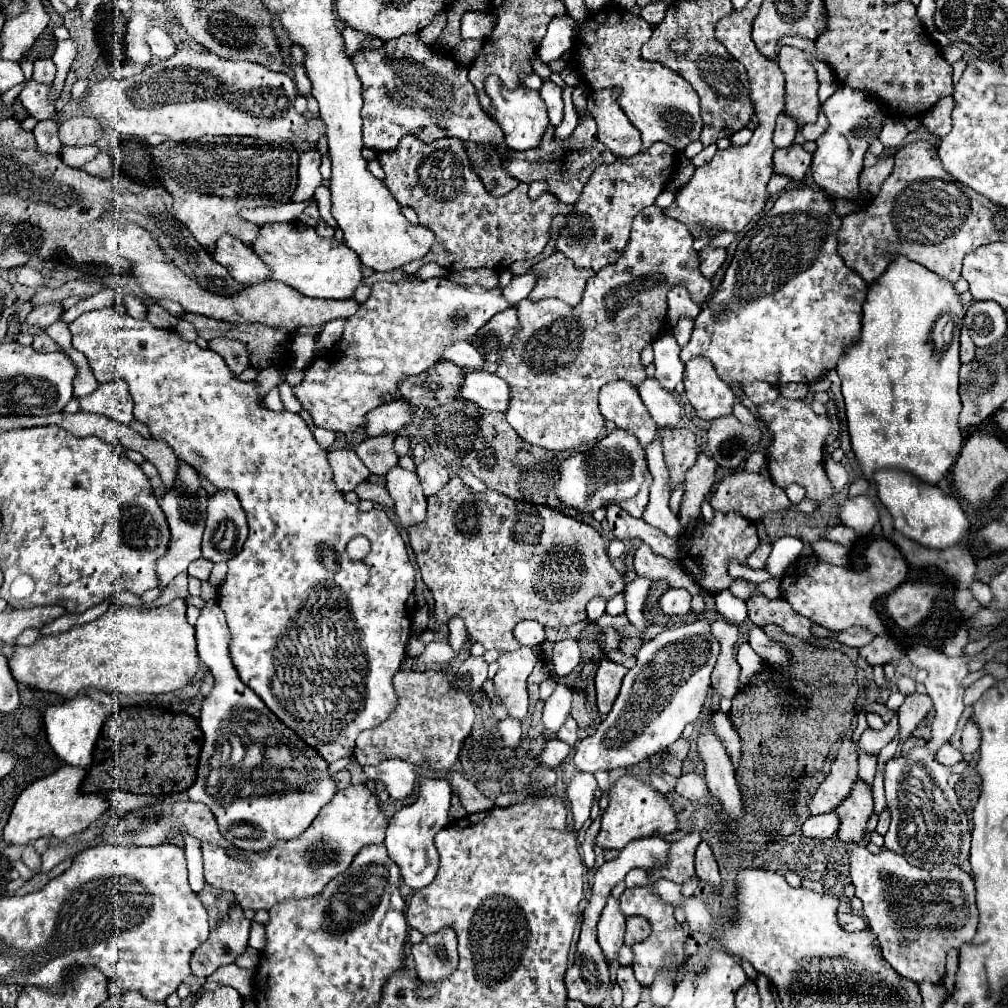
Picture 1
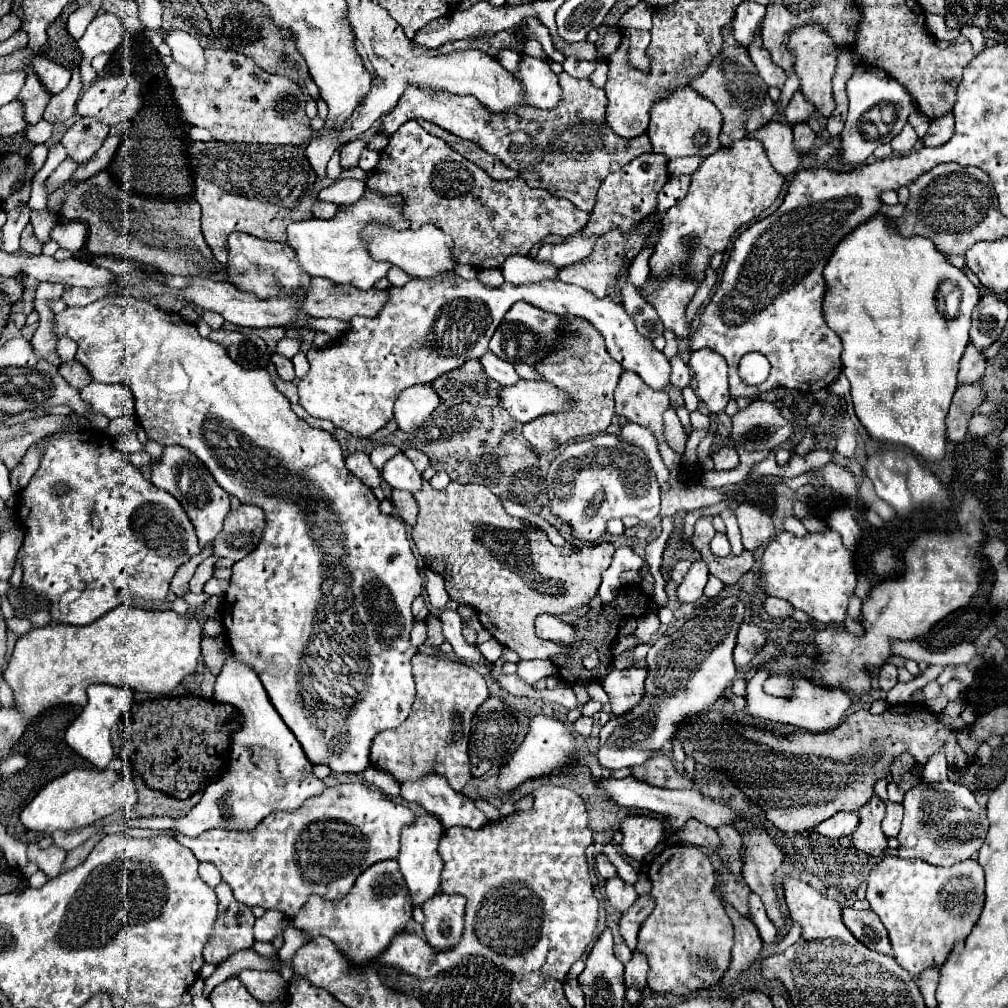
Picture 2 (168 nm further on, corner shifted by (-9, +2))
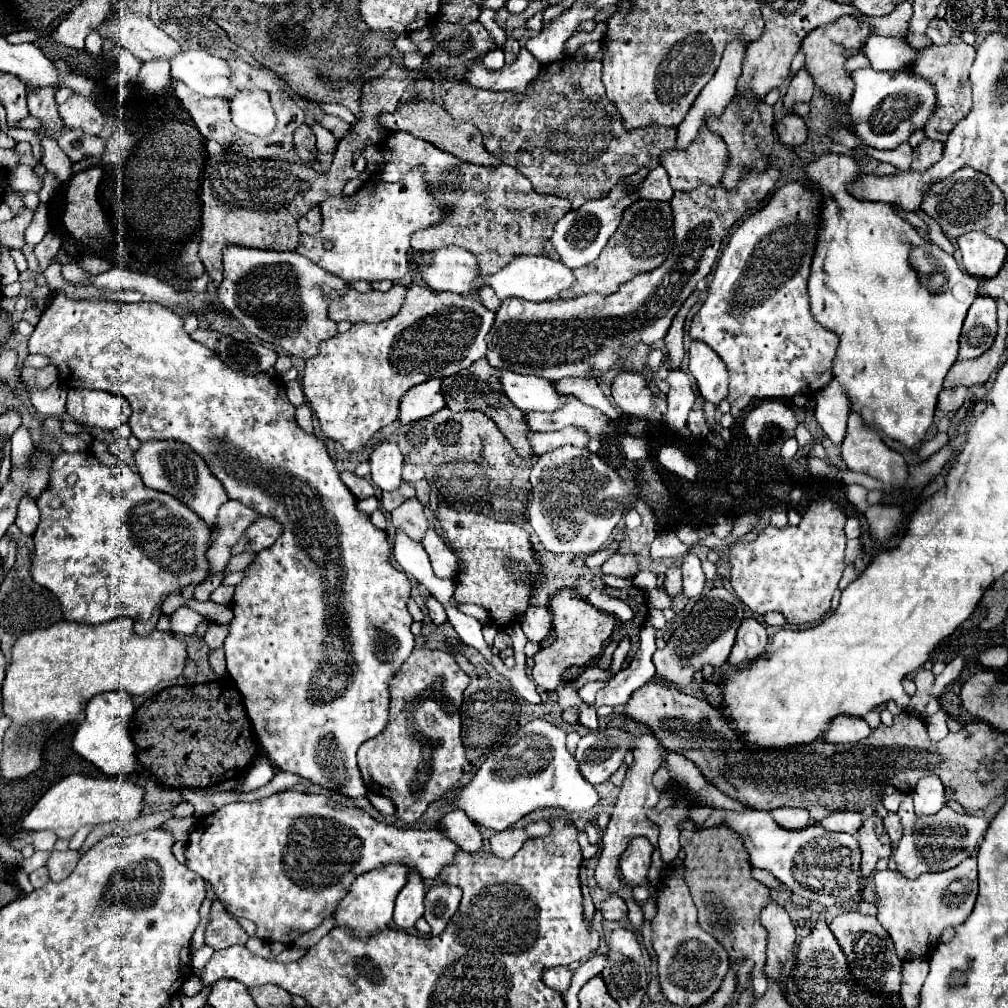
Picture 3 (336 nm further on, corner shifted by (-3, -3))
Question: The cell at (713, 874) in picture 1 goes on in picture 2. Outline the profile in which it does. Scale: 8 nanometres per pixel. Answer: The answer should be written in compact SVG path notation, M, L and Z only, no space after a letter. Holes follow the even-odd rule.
M724 905L724 909L726 909L728 917L732 919L736 937L734 937L734 947L732 947L730 969L726 971L726 975L720 981L722 989L734 985L740 979L740 975L758 959L758 955L762 951L762 941L760 941L756 925L748 917L742 917L730 905Z

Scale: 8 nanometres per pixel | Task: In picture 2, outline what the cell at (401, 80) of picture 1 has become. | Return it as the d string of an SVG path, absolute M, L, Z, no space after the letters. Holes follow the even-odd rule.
M566 71L558 75L562 87L562 101L558 109L514 109L510 117L498 117L486 109L476 97L458 97L458 95L430 95L422 89L408 87L400 97L396 109L386 115L380 133L392 135L402 123L422 117L462 139L474 141L484 151L502 159L510 169L518 171L530 187L546 189L552 195L570 199L578 209L590 213L596 203L596 193L600 181L606 179L612 171L622 169L626 163L638 155L650 153L652 145L648 135L634 137L626 141L616 133L610 133L606 125L606 93L592 85L592 81L570 77Z

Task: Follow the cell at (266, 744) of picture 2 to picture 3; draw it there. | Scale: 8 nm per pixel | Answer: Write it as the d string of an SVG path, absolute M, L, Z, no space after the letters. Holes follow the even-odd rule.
M258 750L258 754L252 760L252 766L250 766L248 774L242 778L242 784L232 788L232 792L242 794L242 792L258 790L258 788L270 784L274 774L276 774L276 764L268 758L268 754L264 750Z

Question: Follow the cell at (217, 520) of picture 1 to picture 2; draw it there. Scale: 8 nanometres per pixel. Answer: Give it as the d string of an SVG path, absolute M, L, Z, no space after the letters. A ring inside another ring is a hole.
M240 505L236 511L230 511L226 521L224 521L224 529L218 533L218 543L214 539L214 555L218 557L228 557L232 561L240 561L244 559L248 553L252 553L264 533L264 511L260 507L254 505Z

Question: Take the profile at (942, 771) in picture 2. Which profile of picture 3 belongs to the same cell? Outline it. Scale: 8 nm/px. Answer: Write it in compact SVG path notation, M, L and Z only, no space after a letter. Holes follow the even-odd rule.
M936 776L922 778L916 784L916 788L912 792L912 798L914 798L914 808L916 808L918 814L934 814L946 802L944 784Z

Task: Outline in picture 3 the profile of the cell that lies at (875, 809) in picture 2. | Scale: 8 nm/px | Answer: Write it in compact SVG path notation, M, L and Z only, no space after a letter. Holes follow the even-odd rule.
M872 814L864 820L862 828L858 830L858 844L860 844L860 852L862 852L860 870L864 876L870 876L876 868L876 862L880 858L886 858L892 854L890 838L886 836L882 818L878 814Z

